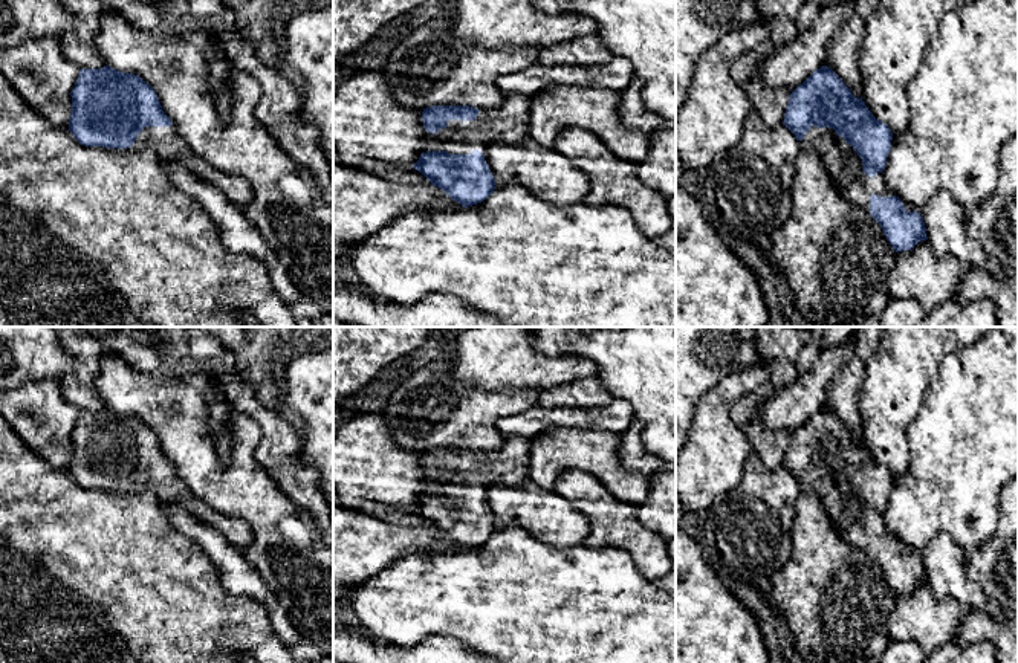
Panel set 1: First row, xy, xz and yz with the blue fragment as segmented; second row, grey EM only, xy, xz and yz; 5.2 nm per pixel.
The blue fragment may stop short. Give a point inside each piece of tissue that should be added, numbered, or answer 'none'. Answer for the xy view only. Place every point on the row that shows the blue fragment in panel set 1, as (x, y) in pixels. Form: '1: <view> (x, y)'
1: xy (165, 141)

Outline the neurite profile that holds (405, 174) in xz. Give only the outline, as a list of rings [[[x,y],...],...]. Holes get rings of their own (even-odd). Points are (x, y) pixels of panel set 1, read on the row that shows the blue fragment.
[[[370,159],[359,168],[381,179],[394,180],[405,185],[419,185],[430,182],[422,173],[407,165],[387,163],[382,160]]]

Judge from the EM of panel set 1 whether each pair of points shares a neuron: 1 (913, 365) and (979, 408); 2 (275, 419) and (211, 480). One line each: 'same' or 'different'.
1: different
2: different

